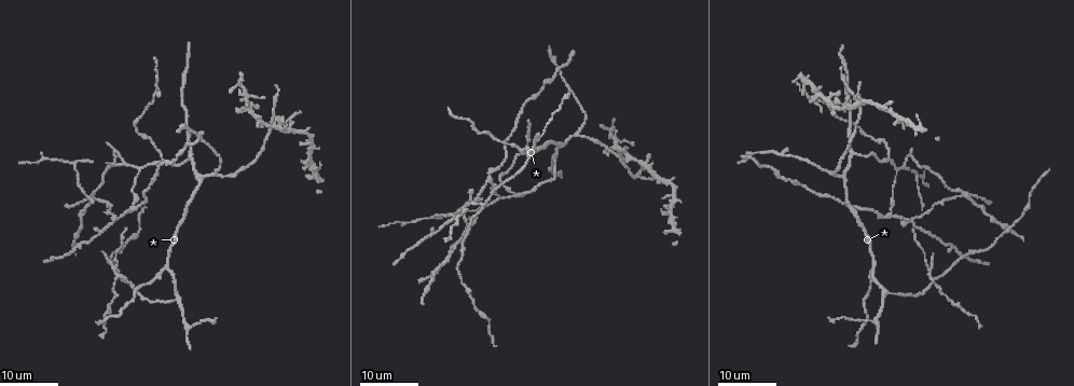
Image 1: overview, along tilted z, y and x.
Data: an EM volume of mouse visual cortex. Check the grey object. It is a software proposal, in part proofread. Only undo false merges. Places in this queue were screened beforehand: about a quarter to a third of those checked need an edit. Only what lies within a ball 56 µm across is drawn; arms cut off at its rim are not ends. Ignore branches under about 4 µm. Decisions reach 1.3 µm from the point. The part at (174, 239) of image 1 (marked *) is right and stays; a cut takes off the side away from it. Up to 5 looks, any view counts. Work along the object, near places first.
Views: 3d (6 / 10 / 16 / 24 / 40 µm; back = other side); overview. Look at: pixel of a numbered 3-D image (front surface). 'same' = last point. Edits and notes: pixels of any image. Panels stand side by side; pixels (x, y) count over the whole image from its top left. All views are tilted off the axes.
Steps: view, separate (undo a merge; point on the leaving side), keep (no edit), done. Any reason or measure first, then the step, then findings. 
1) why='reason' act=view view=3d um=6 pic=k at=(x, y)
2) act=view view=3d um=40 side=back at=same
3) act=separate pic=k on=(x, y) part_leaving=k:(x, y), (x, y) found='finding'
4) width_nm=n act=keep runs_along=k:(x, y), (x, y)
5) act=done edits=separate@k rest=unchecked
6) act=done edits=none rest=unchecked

why='arms part here' act=view view=3d um=24 pic=1 at=(898, 172)

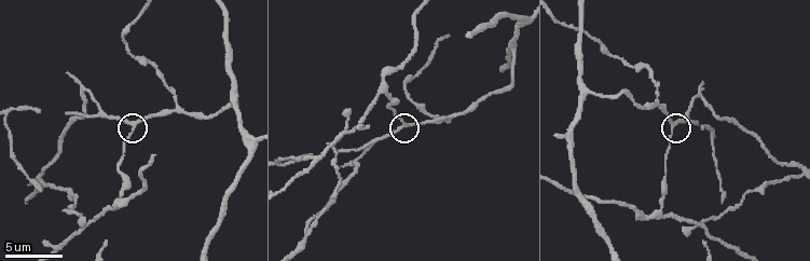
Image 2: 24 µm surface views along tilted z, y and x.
why='zoom in' act=view view=3d um=6 pic=2 at=(671, 124)

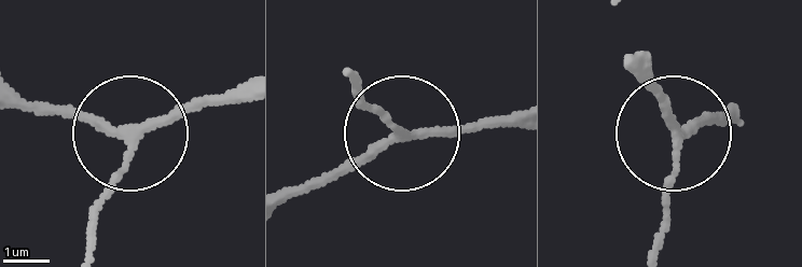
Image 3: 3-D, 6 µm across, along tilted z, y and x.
arms=3 act=keep runs_along=3:(631, 68), (679, 136), (729, 104) found='one neuron here'

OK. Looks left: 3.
act=view view=3d um=24 pic=1 at=(817, 99)

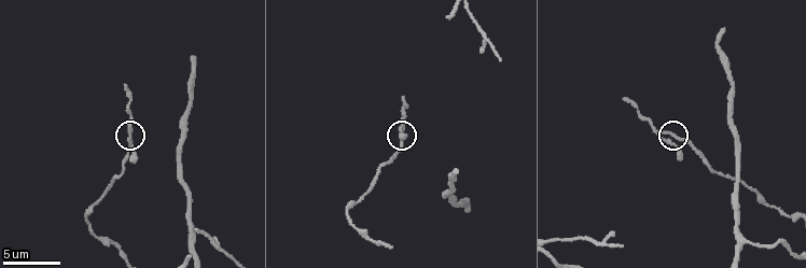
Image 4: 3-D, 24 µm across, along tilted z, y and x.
why='closer look' act=view view=3d um=10 pic=4 at=(672, 134)

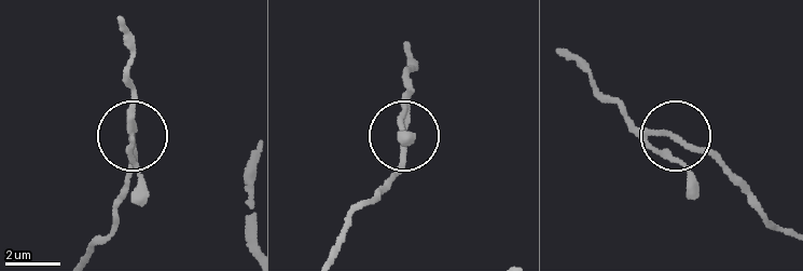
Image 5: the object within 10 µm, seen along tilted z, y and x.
arms=3 act=keep found='continuous, no second neuron'

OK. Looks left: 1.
why='sudden change in width' act=view view=3d um=16 pic=4 at=(490, 41)

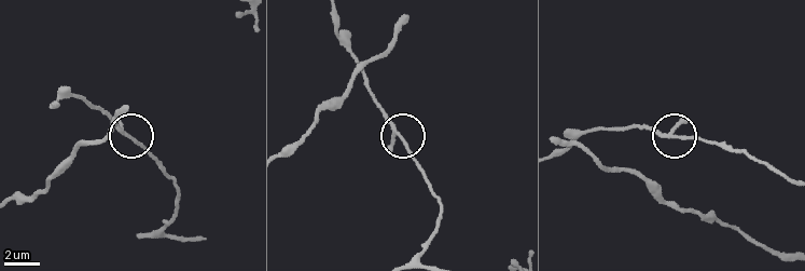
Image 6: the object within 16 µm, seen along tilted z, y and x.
width_nm=150 act=keep found='one neuron here'

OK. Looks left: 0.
act=done edits=none rest=unchecked

